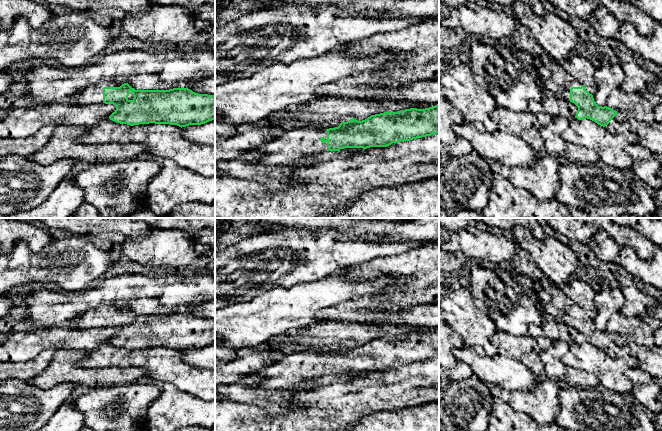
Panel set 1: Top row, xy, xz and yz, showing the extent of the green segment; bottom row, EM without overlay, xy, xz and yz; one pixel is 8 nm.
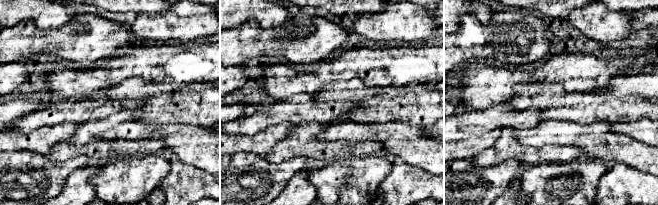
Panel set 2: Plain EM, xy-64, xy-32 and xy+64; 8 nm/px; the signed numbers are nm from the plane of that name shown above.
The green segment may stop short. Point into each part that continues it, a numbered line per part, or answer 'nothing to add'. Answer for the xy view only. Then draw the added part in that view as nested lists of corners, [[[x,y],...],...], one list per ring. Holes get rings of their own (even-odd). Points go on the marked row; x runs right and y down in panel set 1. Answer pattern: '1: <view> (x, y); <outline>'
1: xy (93, 94); [[[99,82],[88,85],[83,91],[70,96],[71,102],[68,104],[101,104],[103,103],[103,88],[119,87],[112,82]]]

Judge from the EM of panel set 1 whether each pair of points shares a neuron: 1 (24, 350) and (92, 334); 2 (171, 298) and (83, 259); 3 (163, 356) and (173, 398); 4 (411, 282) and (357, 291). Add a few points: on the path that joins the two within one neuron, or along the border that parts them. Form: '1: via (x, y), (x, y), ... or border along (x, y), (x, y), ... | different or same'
1: via (41, 339), (75, 338) | same
2: border along (105, 275), (85, 288) | different
3: border along (159, 384), (169, 382), (178, 389), (190, 394) | different
4: border along (369, 279), (390, 277), (395, 283) | different

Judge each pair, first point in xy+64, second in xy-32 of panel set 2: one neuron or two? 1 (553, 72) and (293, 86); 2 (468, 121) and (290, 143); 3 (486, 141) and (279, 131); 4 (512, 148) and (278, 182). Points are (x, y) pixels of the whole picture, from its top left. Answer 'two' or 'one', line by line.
1: one
2: two
3: one
4: two

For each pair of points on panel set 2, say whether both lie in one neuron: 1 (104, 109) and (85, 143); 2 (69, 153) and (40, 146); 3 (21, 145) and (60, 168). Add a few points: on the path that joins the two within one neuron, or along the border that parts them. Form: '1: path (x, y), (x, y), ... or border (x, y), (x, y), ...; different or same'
1: border (119, 112), (103, 119), (88, 120), (79, 124); different
2: border (71, 136), (57, 142), (46, 155); different
3: border (10, 151), (33, 151), (45, 155); different

